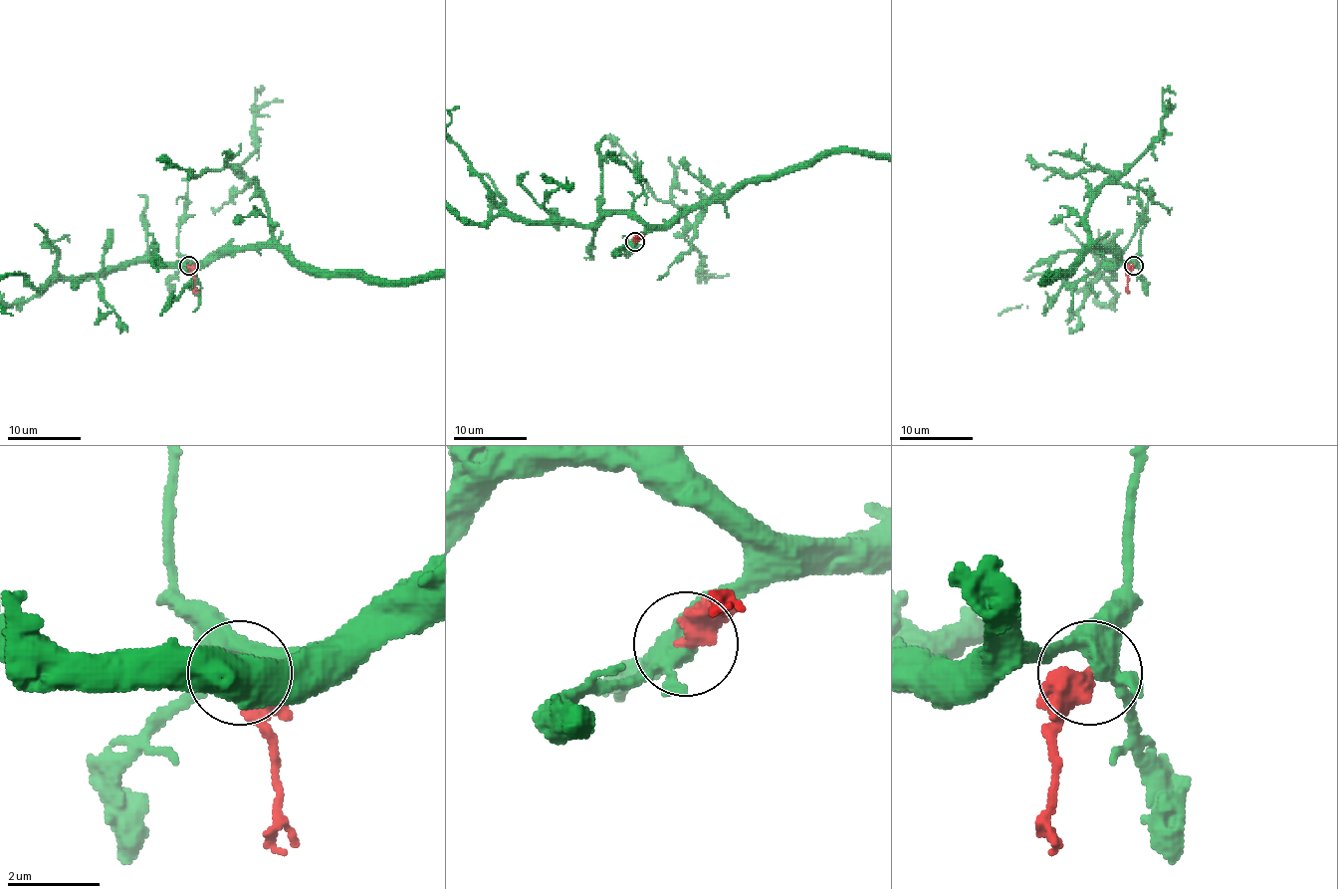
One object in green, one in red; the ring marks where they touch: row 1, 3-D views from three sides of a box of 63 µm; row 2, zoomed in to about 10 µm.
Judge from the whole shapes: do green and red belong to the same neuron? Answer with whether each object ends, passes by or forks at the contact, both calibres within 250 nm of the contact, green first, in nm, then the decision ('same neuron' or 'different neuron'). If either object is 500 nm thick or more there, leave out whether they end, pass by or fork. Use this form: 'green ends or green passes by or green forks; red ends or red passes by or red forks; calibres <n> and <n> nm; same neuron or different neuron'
calibres 360 and 550 nm; different neuron

